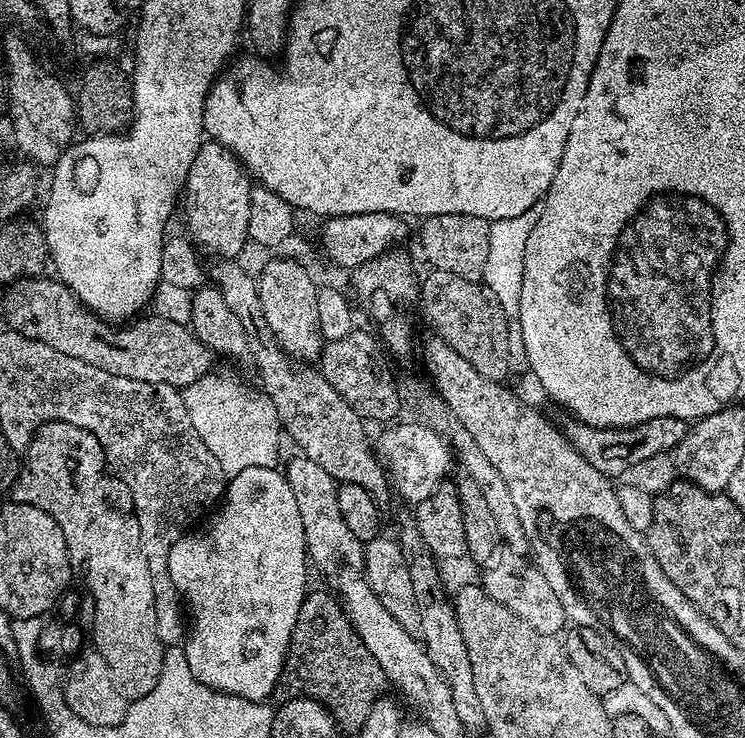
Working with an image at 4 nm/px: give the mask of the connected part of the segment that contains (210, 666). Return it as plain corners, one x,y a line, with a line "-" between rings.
250,466
231,477
227,481
219,508
220,513
201,532
189,531
180,536
178,542
174,542
174,546
170,550
170,562
168,563
170,566
170,582
174,582
176,593
186,605
186,612
190,617
190,631
183,641
182,651
186,654
190,674
194,674
194,678
198,678
198,682
202,682
215,692
225,692
238,698
264,702
269,699
267,696
271,697
276,691
276,683
282,674
282,666
286,662
286,654
290,646
290,634
294,634
294,622
298,622
298,610
302,610
302,602
310,588
308,585
310,557
308,549
304,546
302,514
298,514
298,502
294,498
294,490
290,490
288,477
279,467

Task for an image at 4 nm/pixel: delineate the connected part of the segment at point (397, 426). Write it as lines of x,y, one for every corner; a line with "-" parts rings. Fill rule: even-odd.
393,423
374,444
379,459
390,469
390,484
397,497
401,496
409,506
422,503
441,487
444,475
454,466
454,453
445,440
425,424

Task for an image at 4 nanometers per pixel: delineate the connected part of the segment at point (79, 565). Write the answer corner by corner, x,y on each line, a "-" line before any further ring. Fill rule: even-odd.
51,420
46,422
26,445
26,451
22,456
22,467
18,472
18,479
14,485
14,500
17,504
29,504
38,510
46,510
46,514
50,514
54,518
54,522
58,522
58,530
62,530
62,538
66,538
66,550
68,557
72,559
73,573
84,575
84,584
88,587
87,595
94,602
96,607
96,615
92,618
92,627
90,635
94,643
94,650
98,654
102,654
102,658
106,658
106,662
112,671
114,682
118,686
118,690
124,696
125,700
131,702
142,698
146,694
150,694
150,690
154,690
154,686
160,677
162,670
162,658
164,657
165,645
161,644
158,638
158,630
156,629
156,615
154,614
154,586
152,585
152,575
150,574
150,566
146,566
146,554
142,550
142,538
140,537
140,527
136,521
135,515
119,512
116,508
108,505
108,500
104,497
104,488
100,483
104,480
104,468
106,472
106,461
104,458
104,447
98,442
98,438
94,438
92,432
82,430
78,426
70,426
70,422
58,422

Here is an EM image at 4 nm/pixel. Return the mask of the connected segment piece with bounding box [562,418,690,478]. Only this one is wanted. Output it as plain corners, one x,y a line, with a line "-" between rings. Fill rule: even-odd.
568,418
562,424
562,431
564,437
578,450
578,454
582,454
582,458
594,466
594,470
609,478
620,478
646,458
671,453
682,442
682,438
686,438
689,427
689,421
678,418
654,418
635,424
633,428
595,428
583,424
581,420

